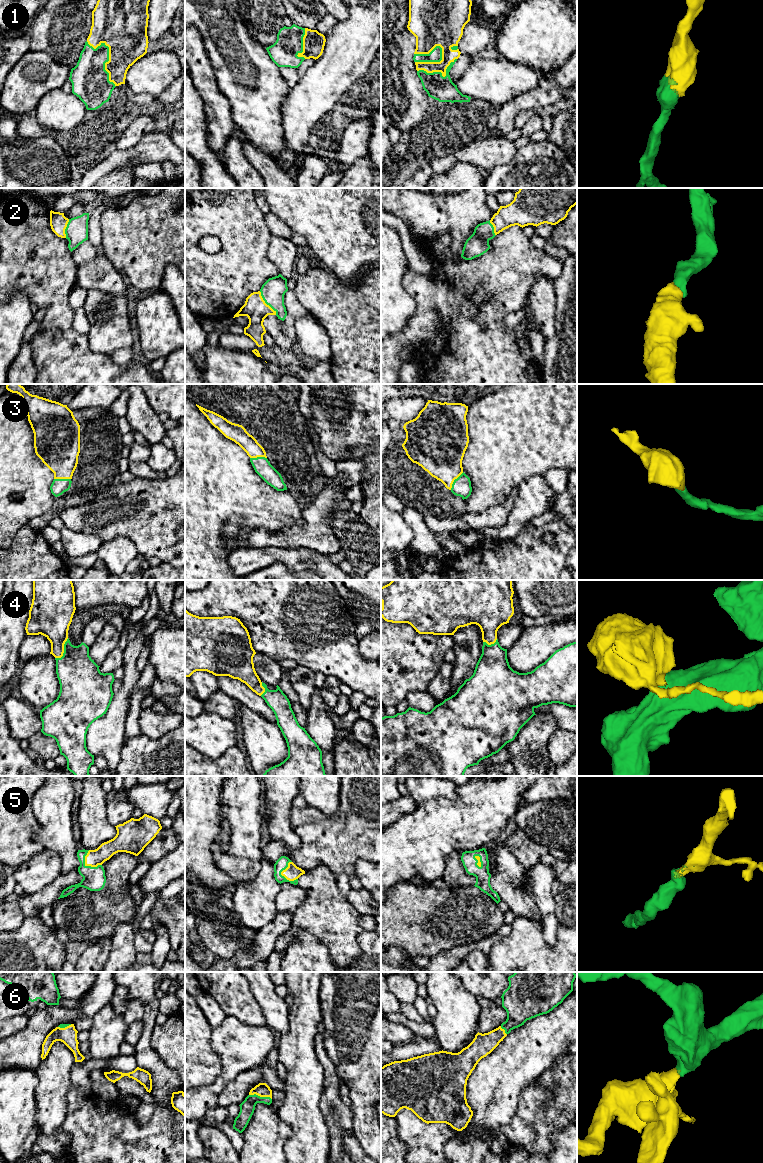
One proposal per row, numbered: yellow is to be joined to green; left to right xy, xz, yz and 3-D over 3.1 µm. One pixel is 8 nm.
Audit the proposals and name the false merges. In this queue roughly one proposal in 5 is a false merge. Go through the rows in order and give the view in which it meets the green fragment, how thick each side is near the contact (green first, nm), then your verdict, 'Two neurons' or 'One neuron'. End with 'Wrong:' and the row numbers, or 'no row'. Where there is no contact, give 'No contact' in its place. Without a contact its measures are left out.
1: Touches green in xy. Thickness 300 nm (green) against 380 nm. One neuron
2: Touches green in xz. Thickness 190 nm (green) against 190 nm. One neuron
3: Touches green in yz. Thickness 150 nm (green) against 360 nm. One neuron
4: Touches green in xy. Thickness 340 nm (green) against 260 nm. One neuron
5: Touches green in xz. Thickness 100 nm (green) against 120 nm. One neuron
6: Touches green in xz. Thickness 120 nm (green) against 110 nm. One neuron
Wrong: no row

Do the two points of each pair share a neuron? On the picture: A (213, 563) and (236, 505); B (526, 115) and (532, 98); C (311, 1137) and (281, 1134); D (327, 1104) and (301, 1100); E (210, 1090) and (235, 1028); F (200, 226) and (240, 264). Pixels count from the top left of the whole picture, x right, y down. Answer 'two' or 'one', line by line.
A: one
B: two
C: two
D: two
E: one
F: one

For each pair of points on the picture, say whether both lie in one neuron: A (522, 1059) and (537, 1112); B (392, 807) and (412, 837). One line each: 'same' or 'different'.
A: different
B: different

